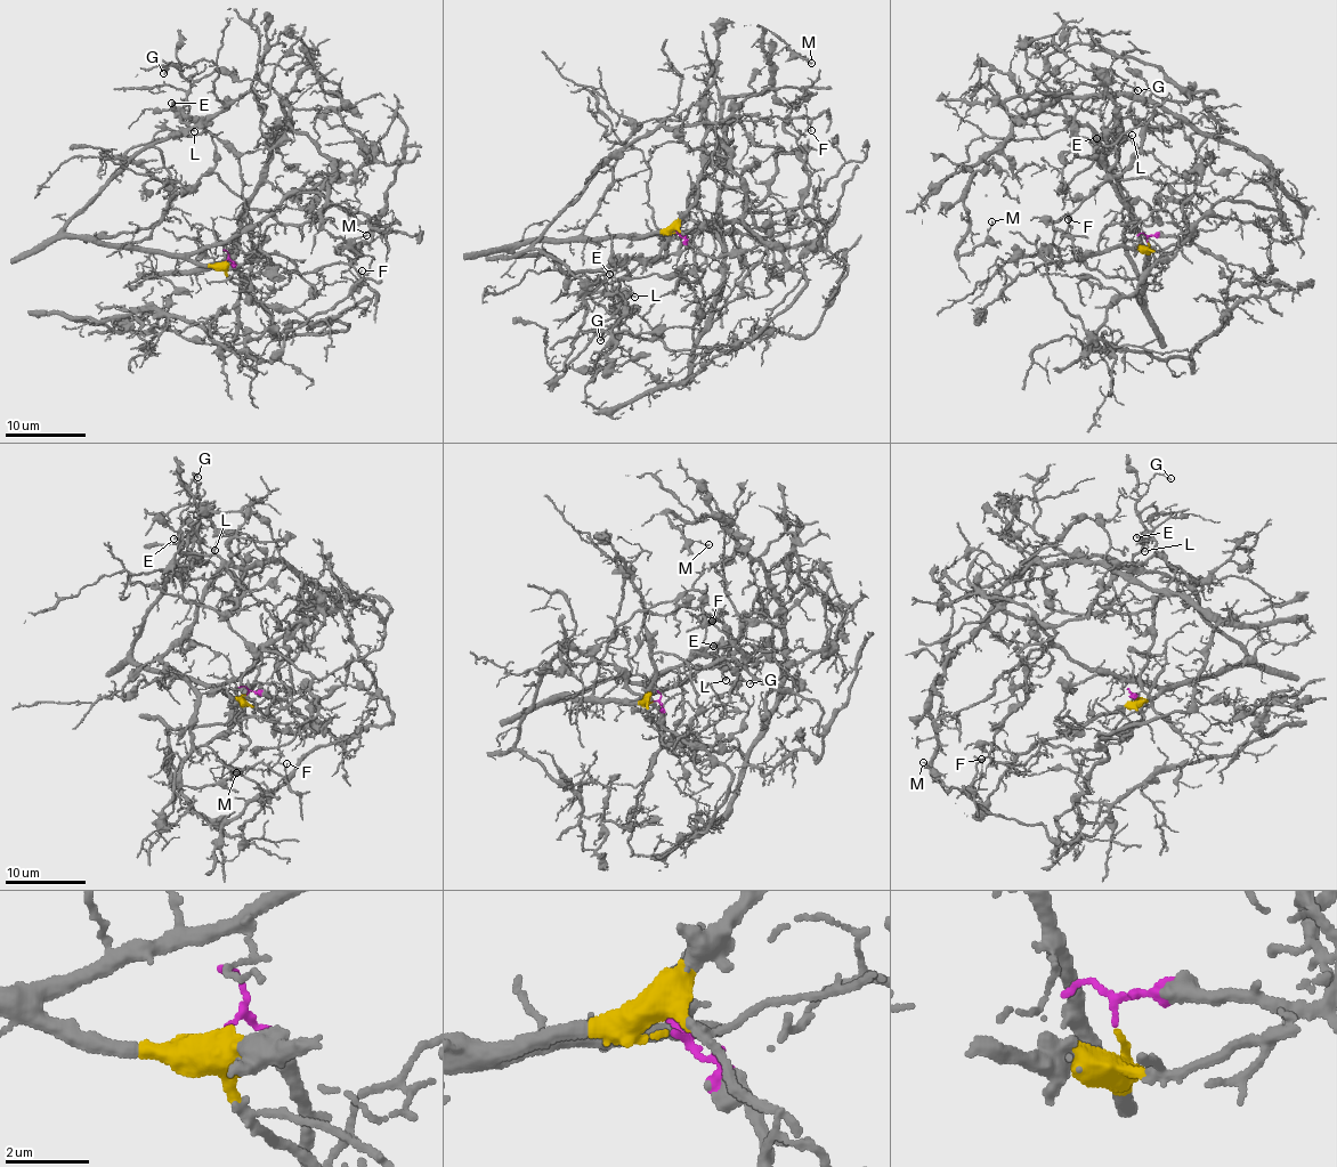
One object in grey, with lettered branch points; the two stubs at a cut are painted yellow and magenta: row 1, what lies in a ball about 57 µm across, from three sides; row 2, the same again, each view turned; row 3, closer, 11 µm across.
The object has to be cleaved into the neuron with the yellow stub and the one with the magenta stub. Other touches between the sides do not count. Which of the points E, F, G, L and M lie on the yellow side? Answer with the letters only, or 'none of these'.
E, F, G, L

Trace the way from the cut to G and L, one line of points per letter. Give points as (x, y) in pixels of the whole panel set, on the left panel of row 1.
G: (223, 261), (199, 265), (64, 232), (134, 156), (187, 127), (180, 111), (189, 79), (170, 63), (163, 73)
L: (223, 261), (199, 265), (64, 232), (134, 156), (187, 127), (183, 119), (194, 130)

